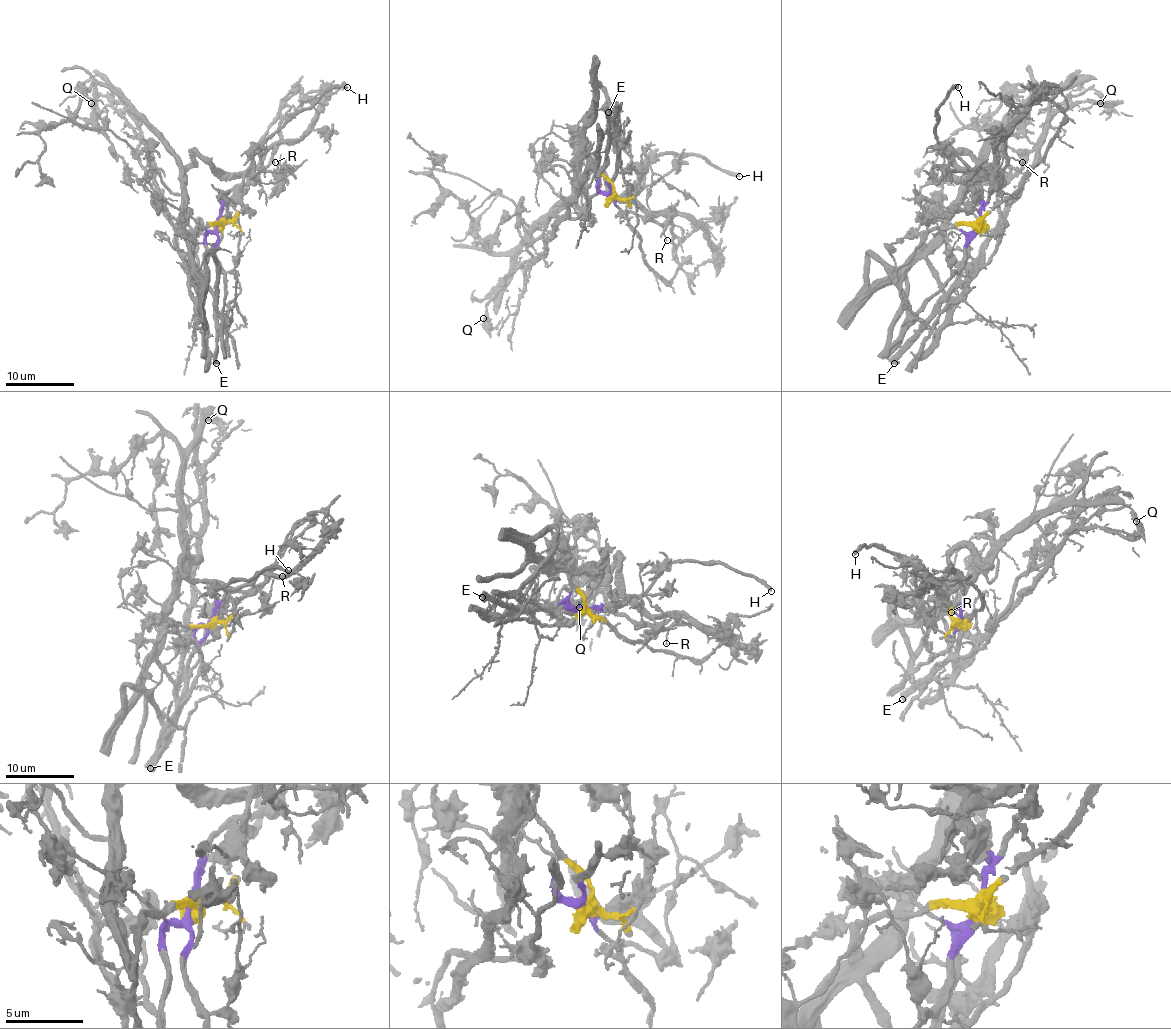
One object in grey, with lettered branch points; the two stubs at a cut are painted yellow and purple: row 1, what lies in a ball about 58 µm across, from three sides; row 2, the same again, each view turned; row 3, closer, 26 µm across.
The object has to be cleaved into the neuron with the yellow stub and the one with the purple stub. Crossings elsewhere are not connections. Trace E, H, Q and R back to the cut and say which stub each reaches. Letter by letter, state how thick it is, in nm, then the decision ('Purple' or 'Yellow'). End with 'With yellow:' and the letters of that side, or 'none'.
E: Thickness 550 nm. Purple
H: Thickness 400 nm. Yellow
Q: Thickness 440 nm. Yellow
R: Thickness 140 nm. Purple
With yellow: H, Q

